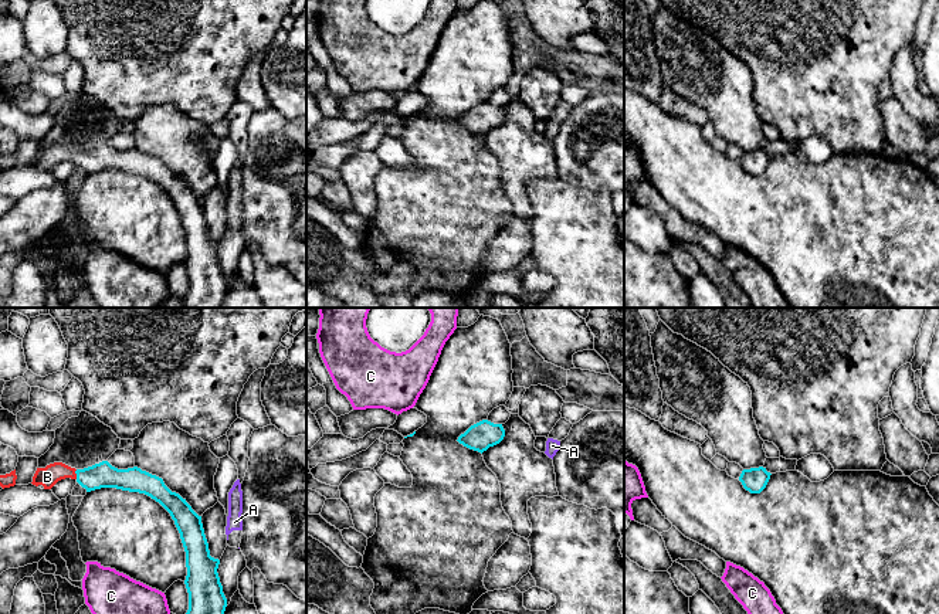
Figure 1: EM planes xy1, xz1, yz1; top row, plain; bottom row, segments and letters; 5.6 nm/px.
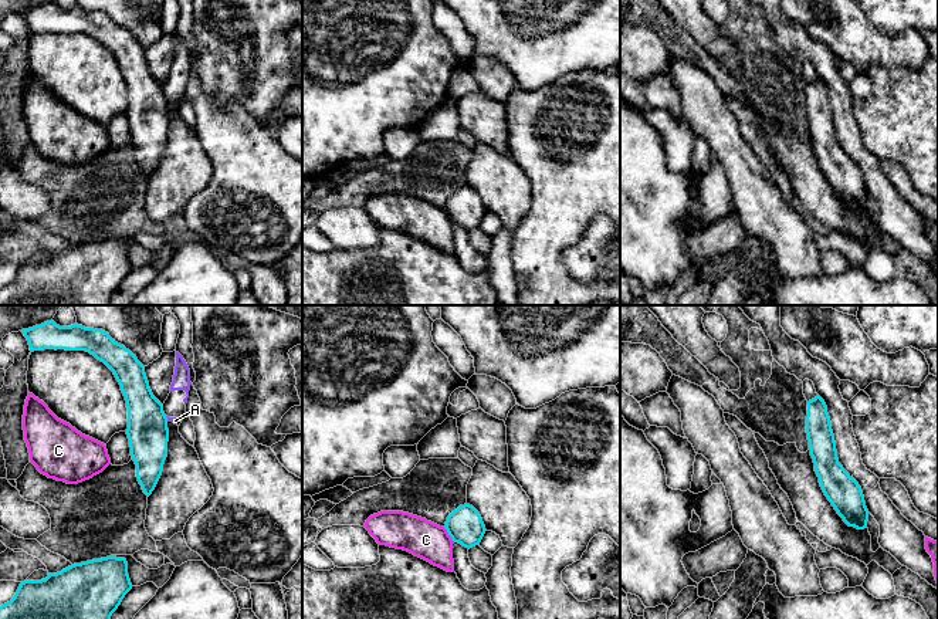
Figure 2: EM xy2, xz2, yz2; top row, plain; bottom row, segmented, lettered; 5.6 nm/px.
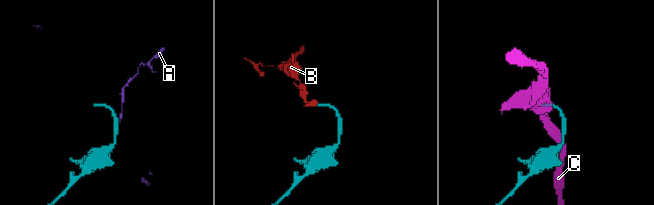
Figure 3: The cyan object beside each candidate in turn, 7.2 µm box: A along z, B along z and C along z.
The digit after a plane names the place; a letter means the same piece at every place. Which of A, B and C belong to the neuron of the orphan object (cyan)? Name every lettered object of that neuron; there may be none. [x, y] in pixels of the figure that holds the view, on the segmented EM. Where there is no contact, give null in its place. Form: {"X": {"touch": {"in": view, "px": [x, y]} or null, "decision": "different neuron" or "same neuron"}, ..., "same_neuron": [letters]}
{"A": {"touch": {"in": "xy2", "px": [166, 419]}, "decision": "different neuron"}, "B": {"touch": {"in": "xy1", "px": [75, 472]}, "decision": "same neuron"}, "C": {"touch": {"in": "xz2", "px": [449, 534]}, "decision": "different neuron"}, "same_neuron": ["B"]}

